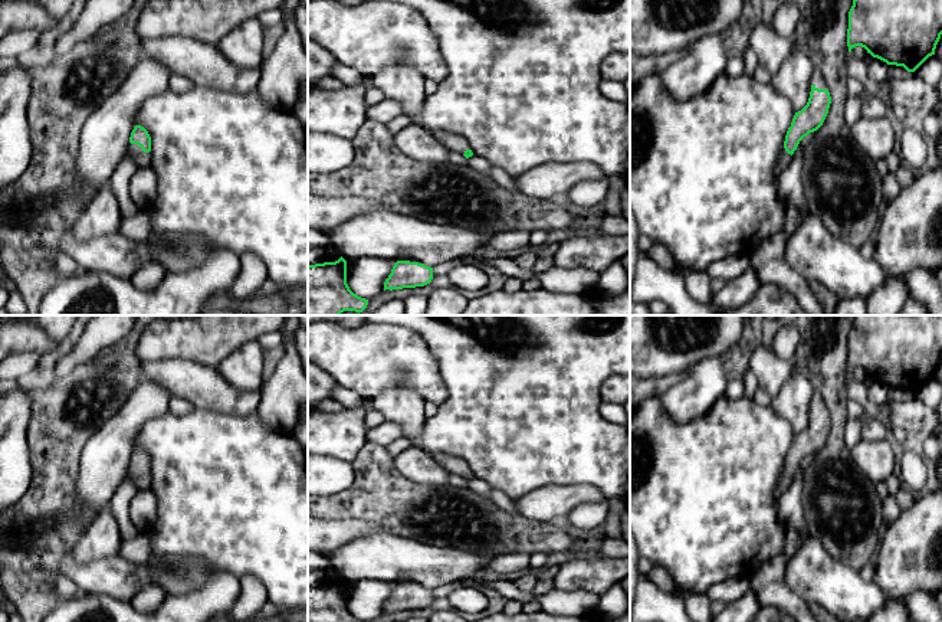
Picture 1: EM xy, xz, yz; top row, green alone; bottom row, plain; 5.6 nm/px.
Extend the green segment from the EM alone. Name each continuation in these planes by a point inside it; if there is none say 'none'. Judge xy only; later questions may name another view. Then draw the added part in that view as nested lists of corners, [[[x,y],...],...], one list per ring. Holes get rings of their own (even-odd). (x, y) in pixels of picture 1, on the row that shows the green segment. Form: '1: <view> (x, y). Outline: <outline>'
1: xy (134, 151). Outline: [[[129,143],[125,156],[129,157],[135,163],[137,168],[144,168],[151,164],[151,151],[144,153],[138,144]]]

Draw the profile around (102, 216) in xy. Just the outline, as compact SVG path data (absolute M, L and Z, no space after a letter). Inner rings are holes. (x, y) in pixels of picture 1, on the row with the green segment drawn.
M109 183L102 184L73 226L76 240L119 233L121 210Z

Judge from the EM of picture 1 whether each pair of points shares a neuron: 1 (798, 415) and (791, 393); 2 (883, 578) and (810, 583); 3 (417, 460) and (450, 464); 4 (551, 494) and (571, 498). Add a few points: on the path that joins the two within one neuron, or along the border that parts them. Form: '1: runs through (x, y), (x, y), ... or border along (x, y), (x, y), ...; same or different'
1: runs through (796, 409), (794, 399); same
2: border along (873, 580), (886, 596), (886, 602), (882, 606); different
3: border along (432, 455), (449, 474); different
4: runs through (555, 498), (567, 498); same

